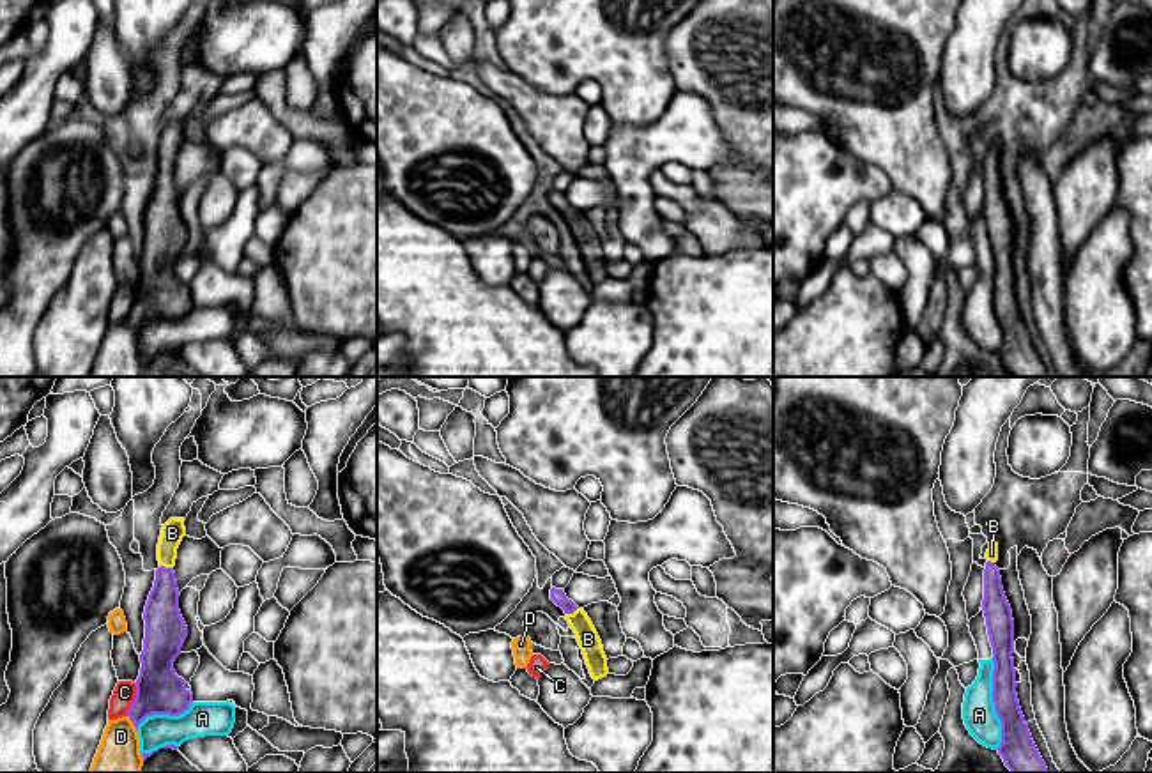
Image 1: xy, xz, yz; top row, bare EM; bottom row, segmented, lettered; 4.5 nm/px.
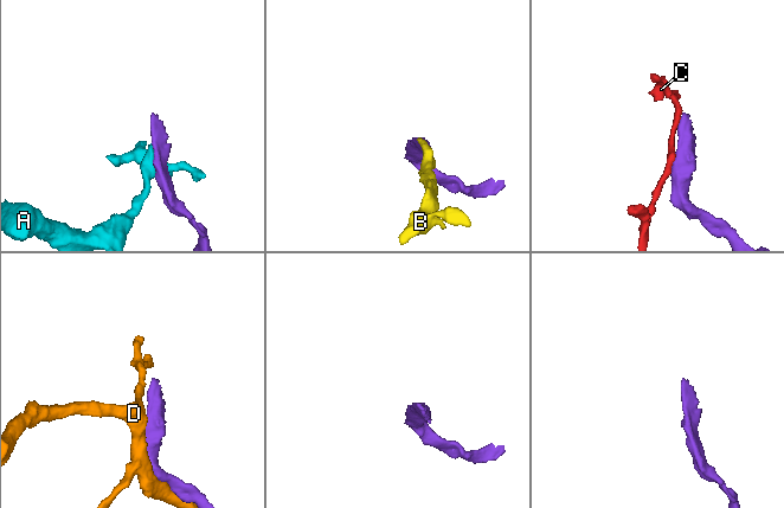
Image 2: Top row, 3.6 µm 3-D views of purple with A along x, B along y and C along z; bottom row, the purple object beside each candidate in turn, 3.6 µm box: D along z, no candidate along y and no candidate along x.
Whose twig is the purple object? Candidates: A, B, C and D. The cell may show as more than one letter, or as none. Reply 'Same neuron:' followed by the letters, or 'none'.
Same neuron: B

